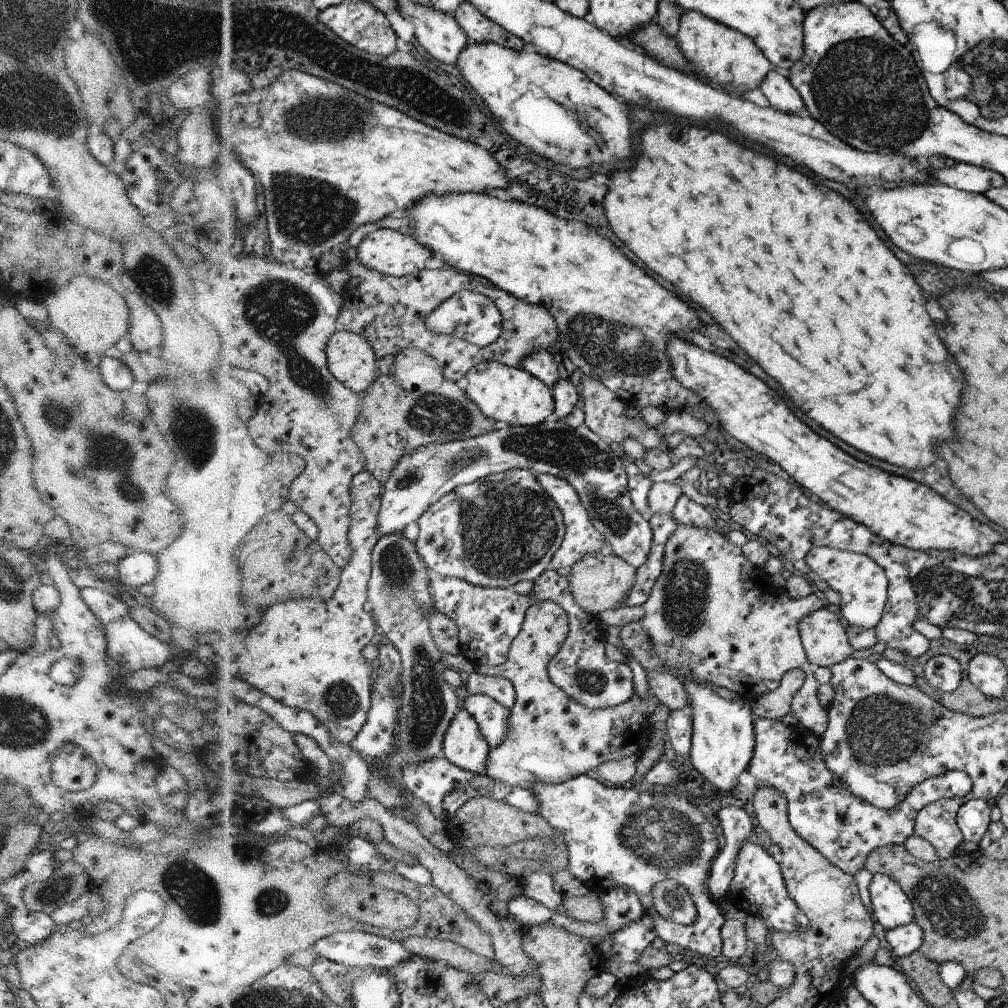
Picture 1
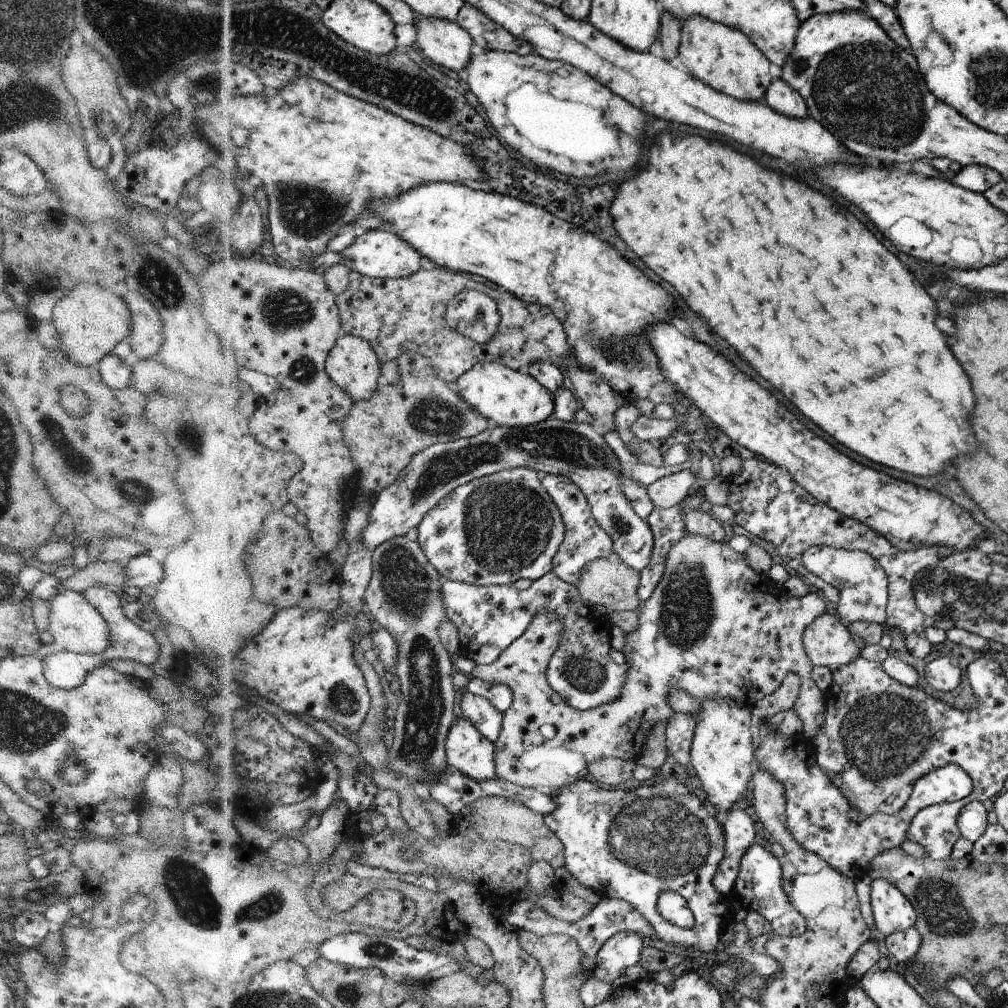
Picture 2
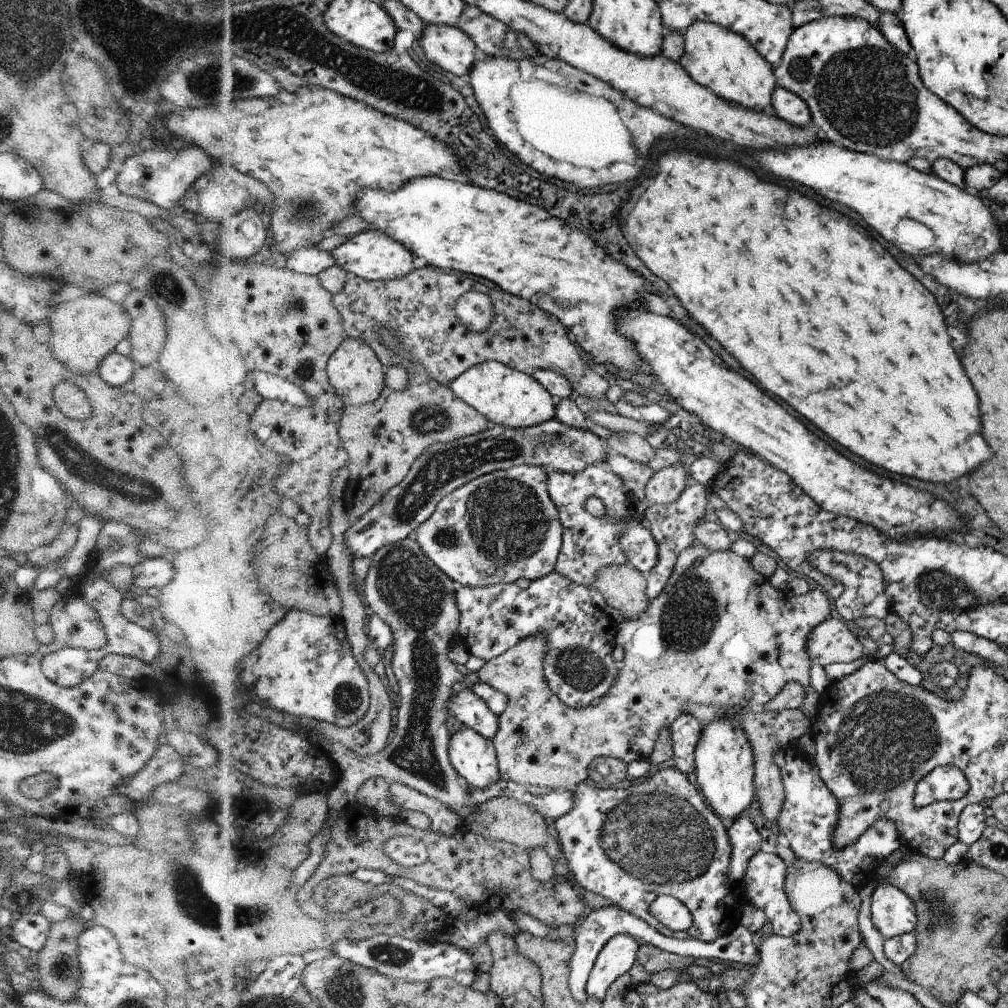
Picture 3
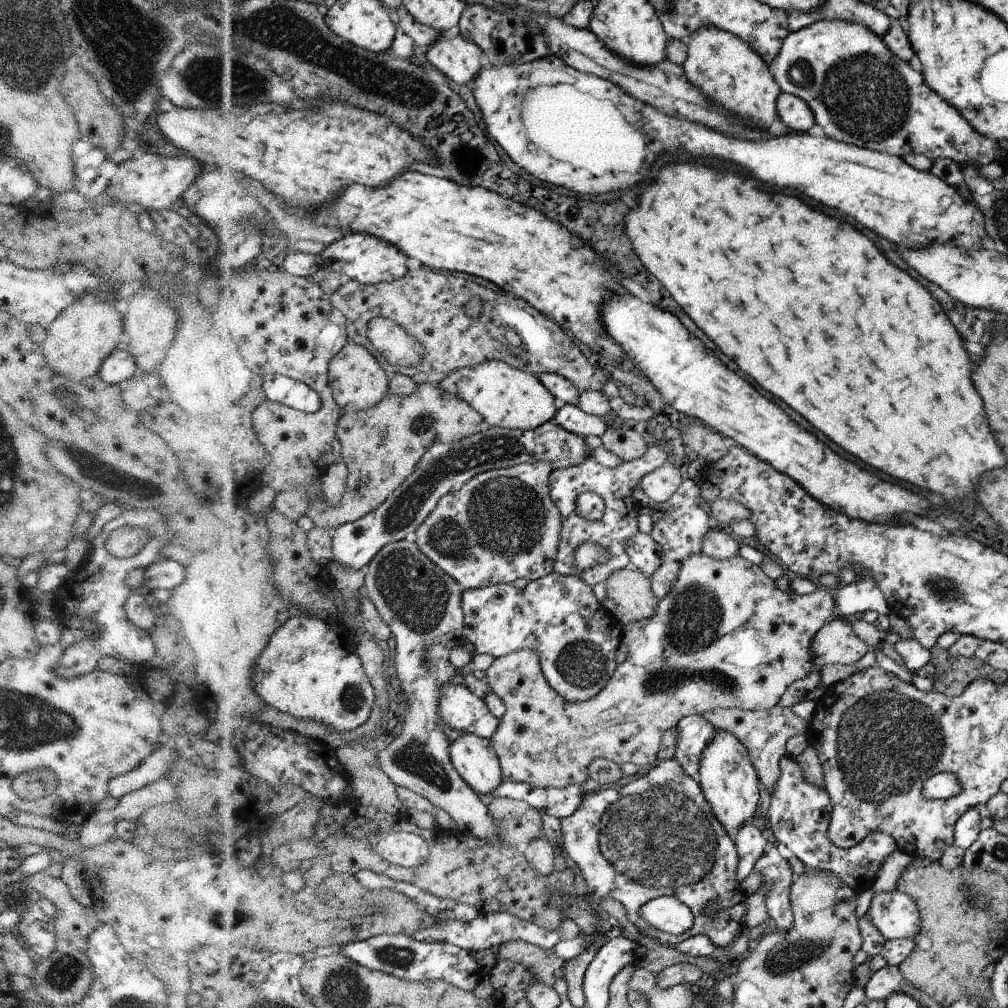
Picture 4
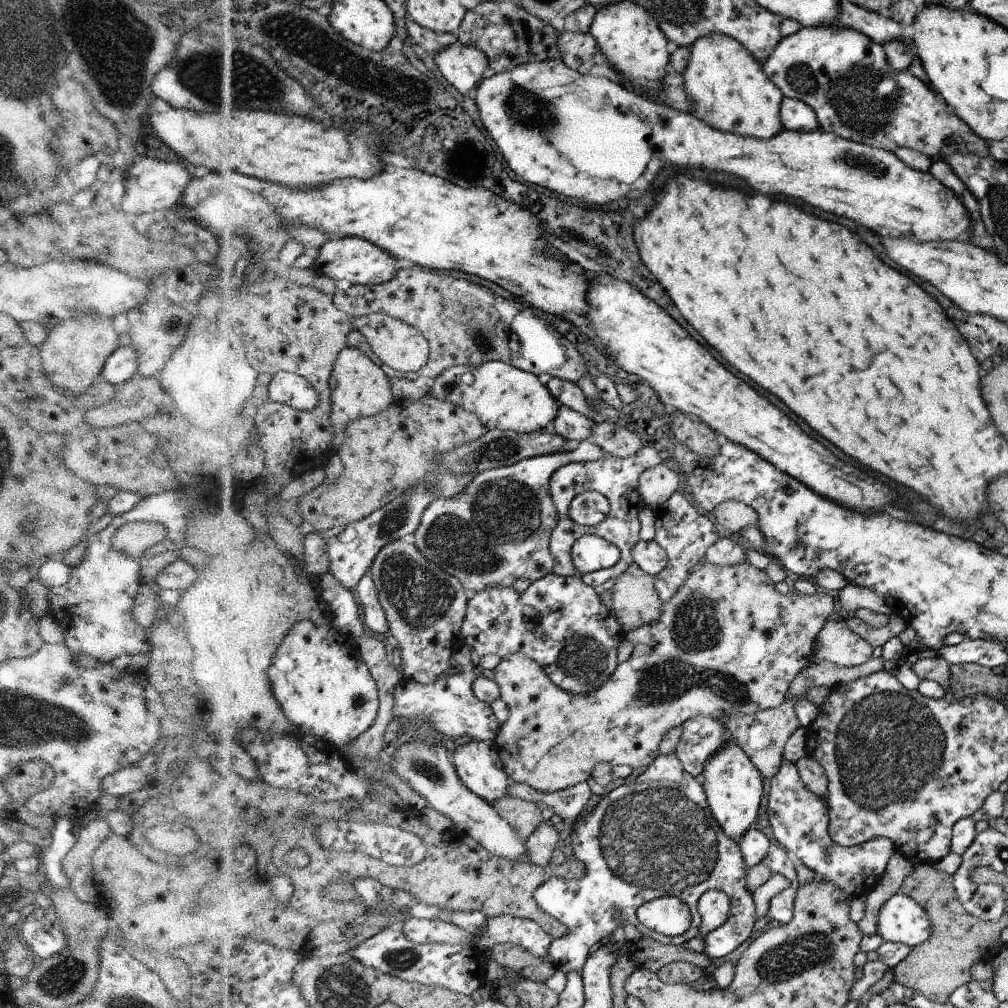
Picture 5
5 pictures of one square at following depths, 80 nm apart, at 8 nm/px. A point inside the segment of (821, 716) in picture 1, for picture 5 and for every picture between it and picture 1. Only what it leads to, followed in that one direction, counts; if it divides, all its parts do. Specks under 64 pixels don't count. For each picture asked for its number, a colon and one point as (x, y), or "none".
2: (714, 627)
3: (719, 634)
4: (725, 635)
5: (729, 642)

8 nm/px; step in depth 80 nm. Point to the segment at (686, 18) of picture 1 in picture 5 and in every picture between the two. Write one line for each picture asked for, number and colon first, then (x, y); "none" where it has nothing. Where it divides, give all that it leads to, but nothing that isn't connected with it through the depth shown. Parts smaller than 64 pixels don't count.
2: (723, 57)
3: (721, 59)
4: (725, 68)
5: (730, 90)

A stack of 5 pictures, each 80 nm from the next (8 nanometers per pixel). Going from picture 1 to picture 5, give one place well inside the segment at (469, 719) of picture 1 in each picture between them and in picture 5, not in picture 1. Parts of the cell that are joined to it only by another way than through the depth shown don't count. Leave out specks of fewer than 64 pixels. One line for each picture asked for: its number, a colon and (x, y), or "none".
2: (469, 751)
3: (475, 756)
4: (474, 756)
5: (480, 766)

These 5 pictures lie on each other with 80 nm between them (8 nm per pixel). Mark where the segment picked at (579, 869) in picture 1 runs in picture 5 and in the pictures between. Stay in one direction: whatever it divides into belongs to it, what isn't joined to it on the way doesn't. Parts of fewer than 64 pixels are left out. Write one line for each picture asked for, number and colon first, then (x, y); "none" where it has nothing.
2: (633, 845)
3: (660, 837)
4: (656, 836)
5: (656, 836)

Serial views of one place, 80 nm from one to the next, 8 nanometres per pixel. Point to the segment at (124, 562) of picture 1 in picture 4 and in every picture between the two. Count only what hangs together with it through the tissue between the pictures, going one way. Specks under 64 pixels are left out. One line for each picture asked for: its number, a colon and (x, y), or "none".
2: (143, 570)
3: (155, 572)
4: (167, 573)

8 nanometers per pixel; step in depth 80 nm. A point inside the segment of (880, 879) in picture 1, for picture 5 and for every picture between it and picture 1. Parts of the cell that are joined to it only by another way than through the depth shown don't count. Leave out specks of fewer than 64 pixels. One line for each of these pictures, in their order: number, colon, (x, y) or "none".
2: (892, 911)
3: (894, 913)
4: (895, 914)
5: (902, 919)

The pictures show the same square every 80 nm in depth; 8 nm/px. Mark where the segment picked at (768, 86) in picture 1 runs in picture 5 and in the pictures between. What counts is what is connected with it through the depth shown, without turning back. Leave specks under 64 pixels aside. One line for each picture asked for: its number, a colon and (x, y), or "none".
2: (780, 95)
3: (785, 104)
4: (794, 112)
5: (796, 115)

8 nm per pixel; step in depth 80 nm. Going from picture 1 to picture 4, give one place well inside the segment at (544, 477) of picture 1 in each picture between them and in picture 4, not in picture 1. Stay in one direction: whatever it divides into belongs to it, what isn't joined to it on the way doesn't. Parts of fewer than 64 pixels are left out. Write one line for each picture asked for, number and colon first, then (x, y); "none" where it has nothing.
2: (585, 541)
3: (590, 543)
4: (613, 531)

